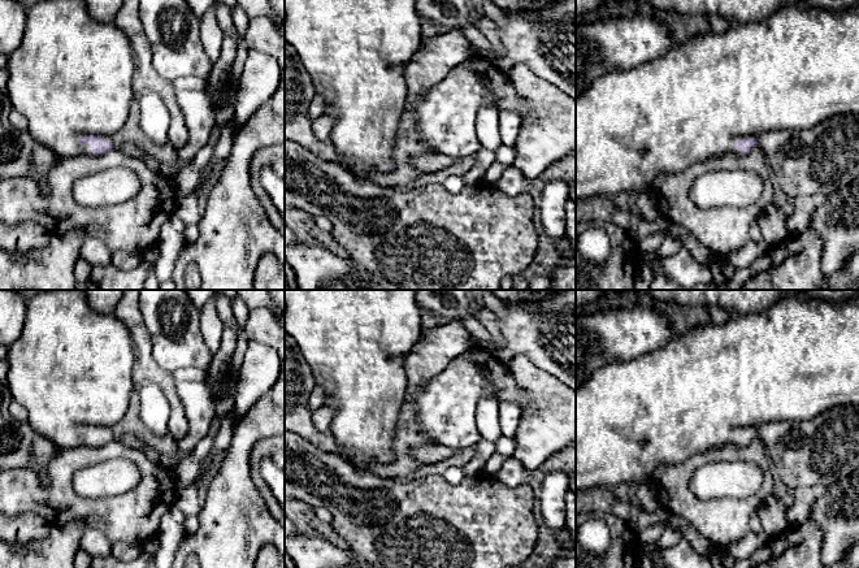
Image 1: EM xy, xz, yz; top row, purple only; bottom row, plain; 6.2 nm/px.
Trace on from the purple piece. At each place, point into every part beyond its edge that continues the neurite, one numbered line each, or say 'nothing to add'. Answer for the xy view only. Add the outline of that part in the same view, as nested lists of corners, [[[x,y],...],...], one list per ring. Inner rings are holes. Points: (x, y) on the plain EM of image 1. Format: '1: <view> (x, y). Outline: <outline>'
1: xy (72, 368). Outline: [[[47,290],[36,296],[27,299],[27,318],[22,330],[22,335],[8,347],[6,361],[9,370],[6,382],[13,400],[25,407],[29,415],[29,424],[31,428],[52,441],[58,448],[74,448],[79,446],[88,446],[95,443],[87,435],[81,435],[82,428],[100,426],[105,433],[112,433],[114,424],[122,420],[130,406],[130,398],[135,389],[133,369],[136,361],[136,351],[129,329],[114,315],[103,315],[94,311],[87,303],[87,295],[83,290]]]

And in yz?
1: yz (792, 361). Outline: [[[859,295],[843,302],[788,296],[758,313],[733,315],[723,324],[680,329],[663,348],[632,361],[607,364],[576,389],[576,493],[595,486],[613,489],[621,482],[641,484],[648,481],[652,472],[663,464],[680,463],[693,454],[725,445],[739,446],[745,441],[738,441],[733,434],[743,429],[759,429],[767,422],[777,421],[807,421],[829,408],[846,406],[859,407]]]

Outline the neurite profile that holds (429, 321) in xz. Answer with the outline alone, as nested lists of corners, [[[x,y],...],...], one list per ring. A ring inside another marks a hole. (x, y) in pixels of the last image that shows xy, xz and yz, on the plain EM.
[[[422,311],[420,338],[424,334],[431,333],[433,330],[438,329],[439,326],[441,326],[439,316],[437,316],[431,311]]]

